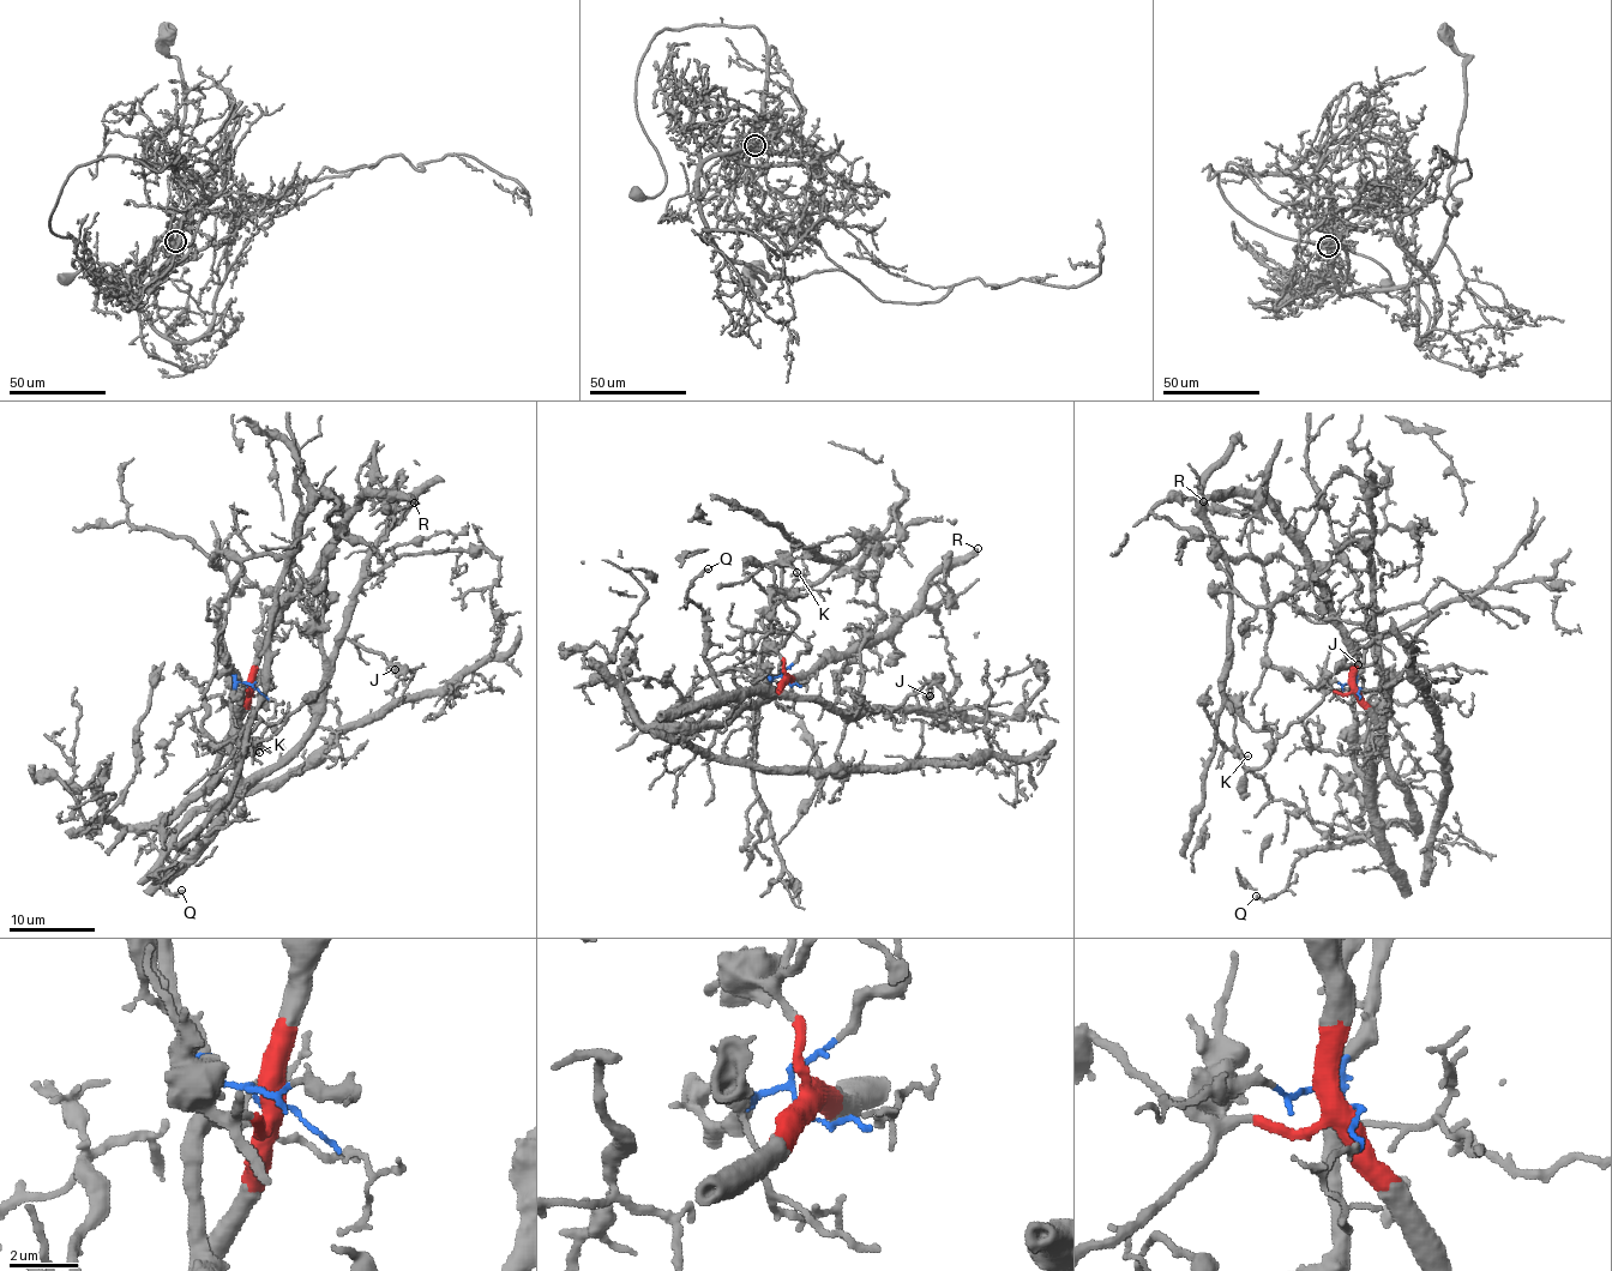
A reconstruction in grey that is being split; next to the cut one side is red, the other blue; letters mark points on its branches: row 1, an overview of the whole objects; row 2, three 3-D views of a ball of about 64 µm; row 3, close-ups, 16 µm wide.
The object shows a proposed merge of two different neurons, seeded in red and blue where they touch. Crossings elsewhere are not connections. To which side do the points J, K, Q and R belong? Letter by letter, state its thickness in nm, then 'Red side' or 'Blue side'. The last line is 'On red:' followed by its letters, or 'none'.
J: Thickness 140 nm. Blue side
K: Thickness 160 nm. Red side
Q: Thickness 200 nm. Blue side
R: Thickness 360 nm. Red side
On red: K, R

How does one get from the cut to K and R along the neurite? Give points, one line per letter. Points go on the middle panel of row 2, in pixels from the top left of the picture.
K: (785, 680), (777, 650), (795, 614), (785, 603), (773, 567), (789, 564), (798, 572)
R: (785, 680), (794, 679), (816, 669), (830, 656), (877, 639), (916, 606), (928, 582), (969, 558), (976, 549)

